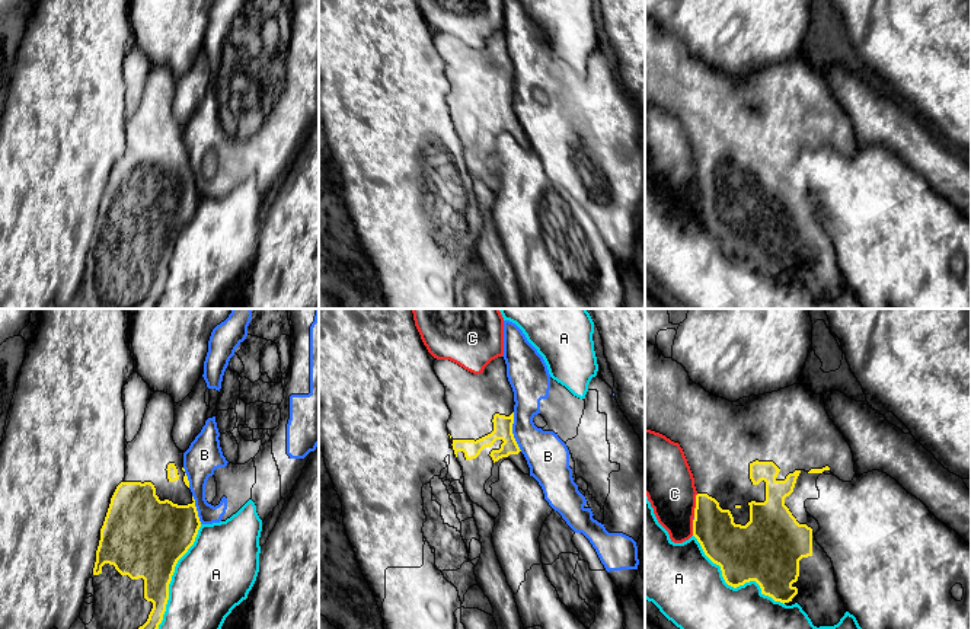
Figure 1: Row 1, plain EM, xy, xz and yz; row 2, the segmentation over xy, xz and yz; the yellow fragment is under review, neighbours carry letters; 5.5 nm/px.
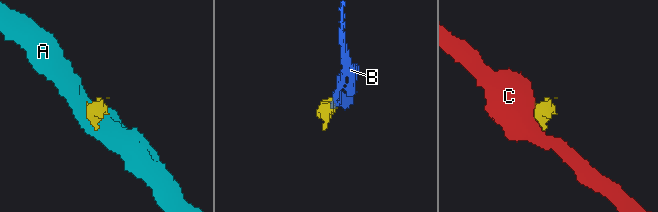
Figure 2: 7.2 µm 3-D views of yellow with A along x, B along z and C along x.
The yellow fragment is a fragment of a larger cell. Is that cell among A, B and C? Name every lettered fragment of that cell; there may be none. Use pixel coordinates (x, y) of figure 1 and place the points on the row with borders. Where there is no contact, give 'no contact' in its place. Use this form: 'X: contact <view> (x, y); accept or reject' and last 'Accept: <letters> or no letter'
A: contact yz (732, 586); reject
B: contact xz (511, 431); reject
C: contact yz (696, 505); reject
Accept: no letter

